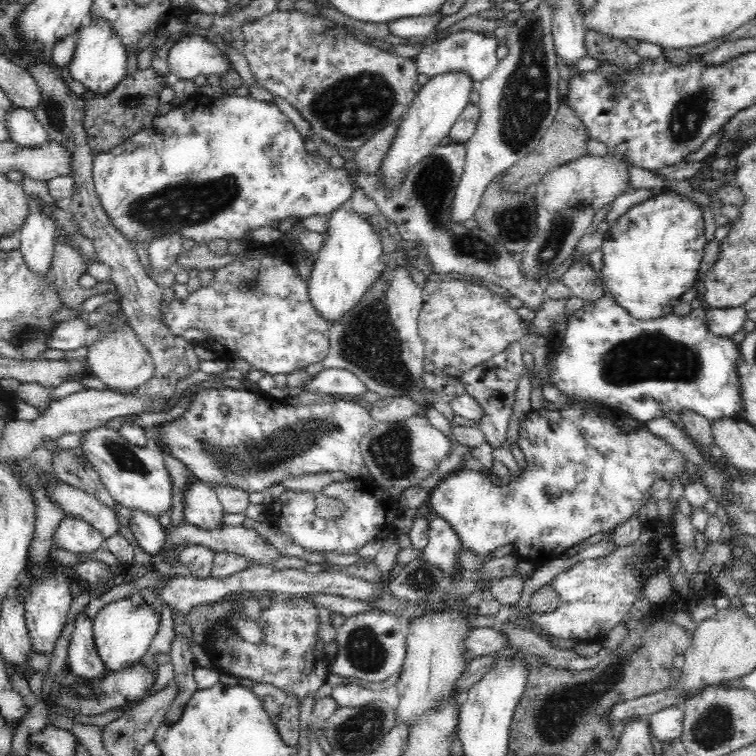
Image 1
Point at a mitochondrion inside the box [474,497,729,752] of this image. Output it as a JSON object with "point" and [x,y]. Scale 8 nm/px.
{"point":[555,717]}

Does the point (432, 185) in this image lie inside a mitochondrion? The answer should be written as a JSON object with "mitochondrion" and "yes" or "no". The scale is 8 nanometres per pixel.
{"mitochondrion":"yes"}

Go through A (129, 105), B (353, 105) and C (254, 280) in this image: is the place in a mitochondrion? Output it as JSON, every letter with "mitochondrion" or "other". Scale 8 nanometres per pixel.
{"A":"mitochondrion","B":"mitochondrion","C":"mitochondrion"}

